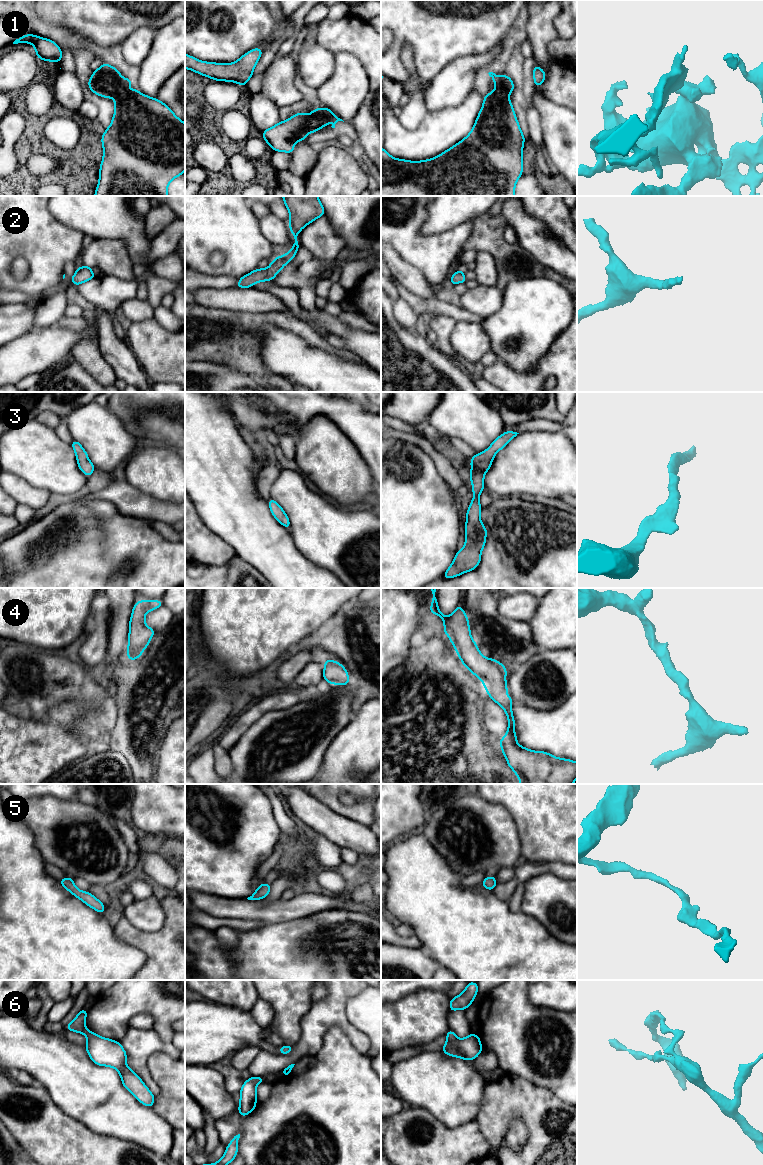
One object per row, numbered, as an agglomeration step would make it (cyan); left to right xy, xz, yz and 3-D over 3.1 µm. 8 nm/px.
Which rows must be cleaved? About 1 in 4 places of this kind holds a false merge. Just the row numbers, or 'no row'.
no row

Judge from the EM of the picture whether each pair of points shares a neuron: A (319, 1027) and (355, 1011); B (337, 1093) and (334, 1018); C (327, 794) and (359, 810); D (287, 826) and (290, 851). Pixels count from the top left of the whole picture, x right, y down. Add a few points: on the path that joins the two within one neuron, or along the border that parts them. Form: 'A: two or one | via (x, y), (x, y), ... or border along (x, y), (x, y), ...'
A: two | border along (356, 993), (347, 1002), (346, 1017), (362, 1031)
B: two | border along (350, 1042), (339, 1027), (332, 1026), (321, 1045)
C: one | via (335, 802), (344, 810), (351, 810)
D: two | border along (296, 831), (296, 834), (291, 838), (281, 834)

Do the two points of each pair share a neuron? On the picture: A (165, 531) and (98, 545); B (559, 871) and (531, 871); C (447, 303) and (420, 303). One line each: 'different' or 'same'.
A: different
B: same
C: same

